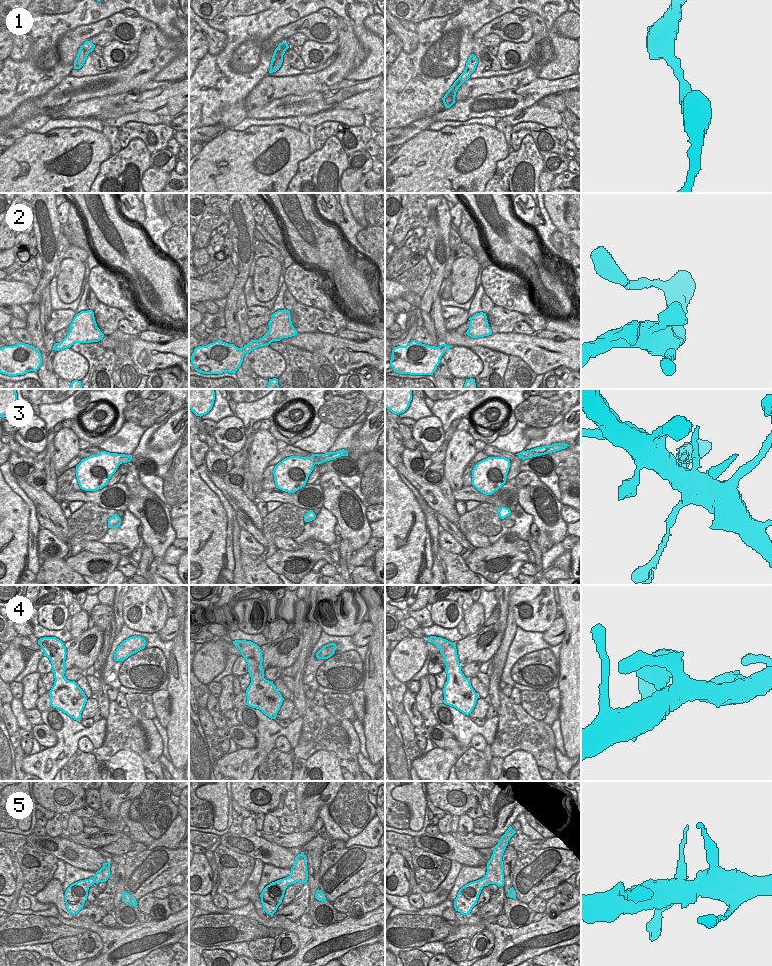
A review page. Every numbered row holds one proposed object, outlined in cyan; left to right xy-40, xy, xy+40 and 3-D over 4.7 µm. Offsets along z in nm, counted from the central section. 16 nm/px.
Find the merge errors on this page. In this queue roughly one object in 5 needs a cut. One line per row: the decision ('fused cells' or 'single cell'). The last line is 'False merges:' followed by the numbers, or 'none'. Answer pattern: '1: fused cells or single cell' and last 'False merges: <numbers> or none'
1: single cell
2: single cell
3: single cell
4: single cell
5: single cell
False merges: none

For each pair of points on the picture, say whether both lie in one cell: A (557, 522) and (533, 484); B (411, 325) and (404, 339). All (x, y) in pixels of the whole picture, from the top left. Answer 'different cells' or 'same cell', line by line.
A: same cell
B: same cell

